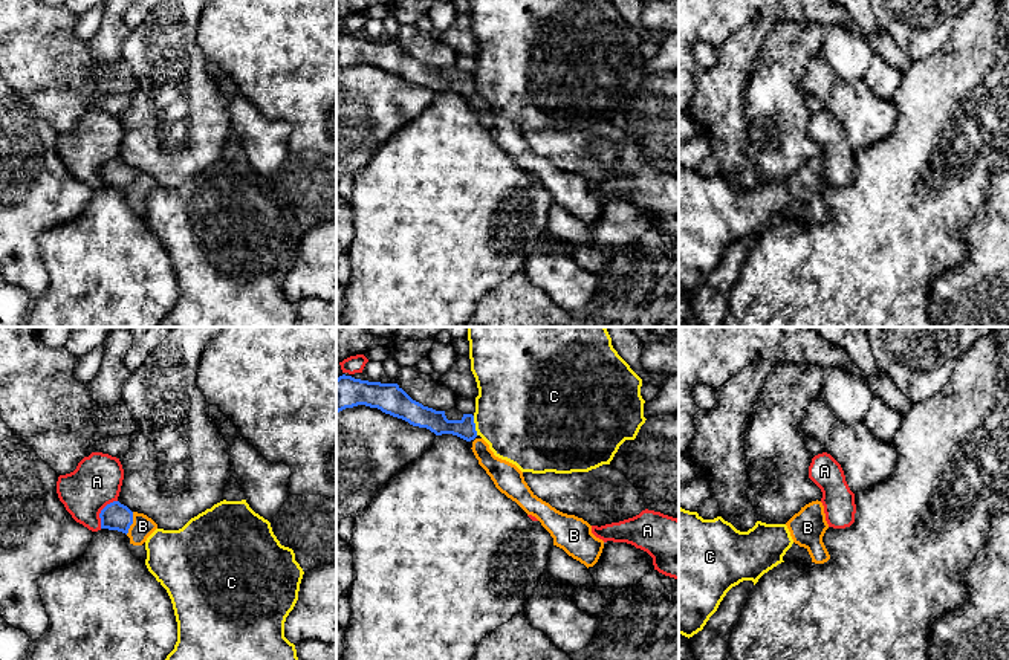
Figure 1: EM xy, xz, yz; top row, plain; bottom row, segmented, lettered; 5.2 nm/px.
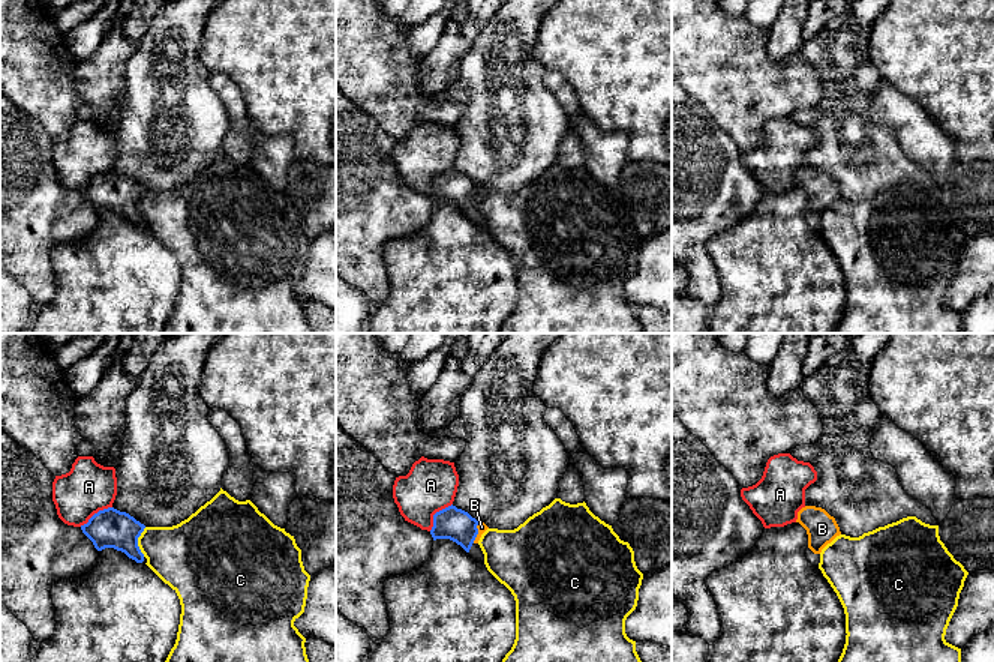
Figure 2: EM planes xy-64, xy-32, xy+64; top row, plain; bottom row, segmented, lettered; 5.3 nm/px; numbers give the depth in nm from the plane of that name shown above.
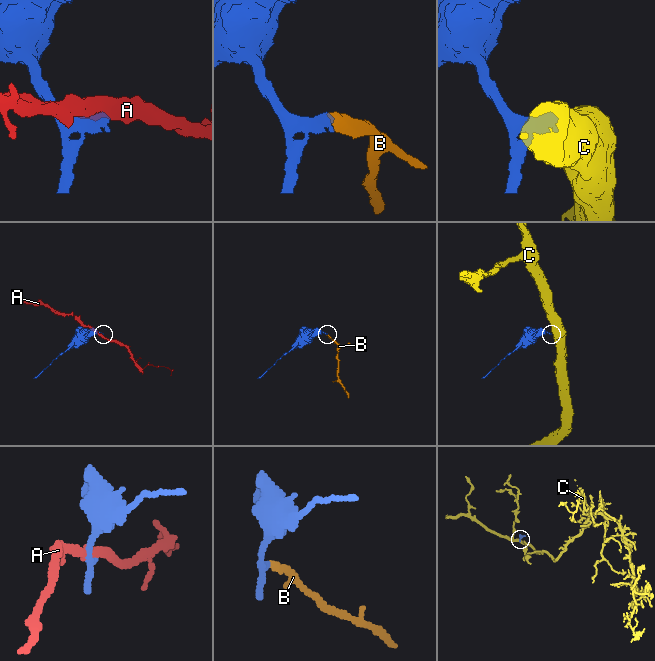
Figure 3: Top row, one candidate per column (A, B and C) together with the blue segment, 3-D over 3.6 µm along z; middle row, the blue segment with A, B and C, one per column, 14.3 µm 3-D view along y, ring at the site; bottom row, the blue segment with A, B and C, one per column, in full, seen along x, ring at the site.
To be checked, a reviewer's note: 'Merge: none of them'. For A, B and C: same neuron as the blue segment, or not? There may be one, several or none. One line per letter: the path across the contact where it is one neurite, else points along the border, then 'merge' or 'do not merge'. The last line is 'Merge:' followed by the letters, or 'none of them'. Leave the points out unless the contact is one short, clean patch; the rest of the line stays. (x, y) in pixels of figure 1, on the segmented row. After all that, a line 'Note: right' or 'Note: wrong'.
A: do not merge
B: across xy (115, 517), (132, 523), (142, 526) | merge
C: along xz (473, 416), (477, 434) | do not merge
Merge: B
Note: wrong

